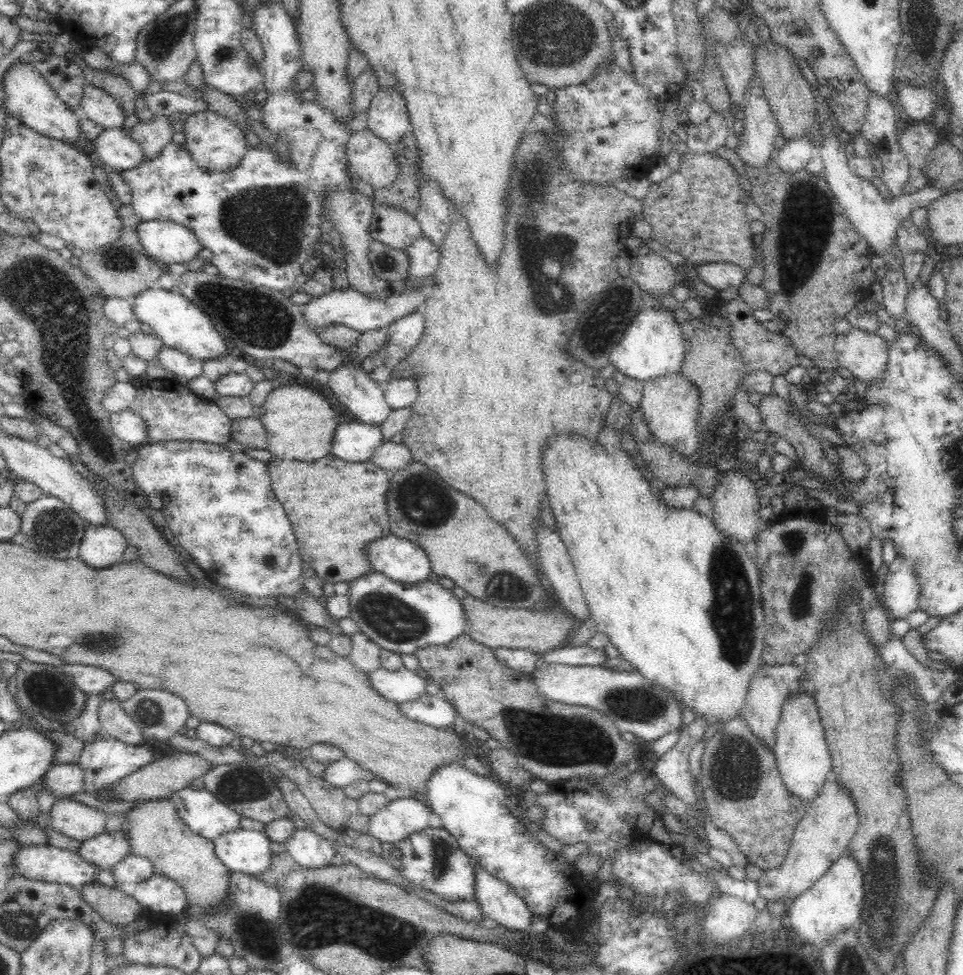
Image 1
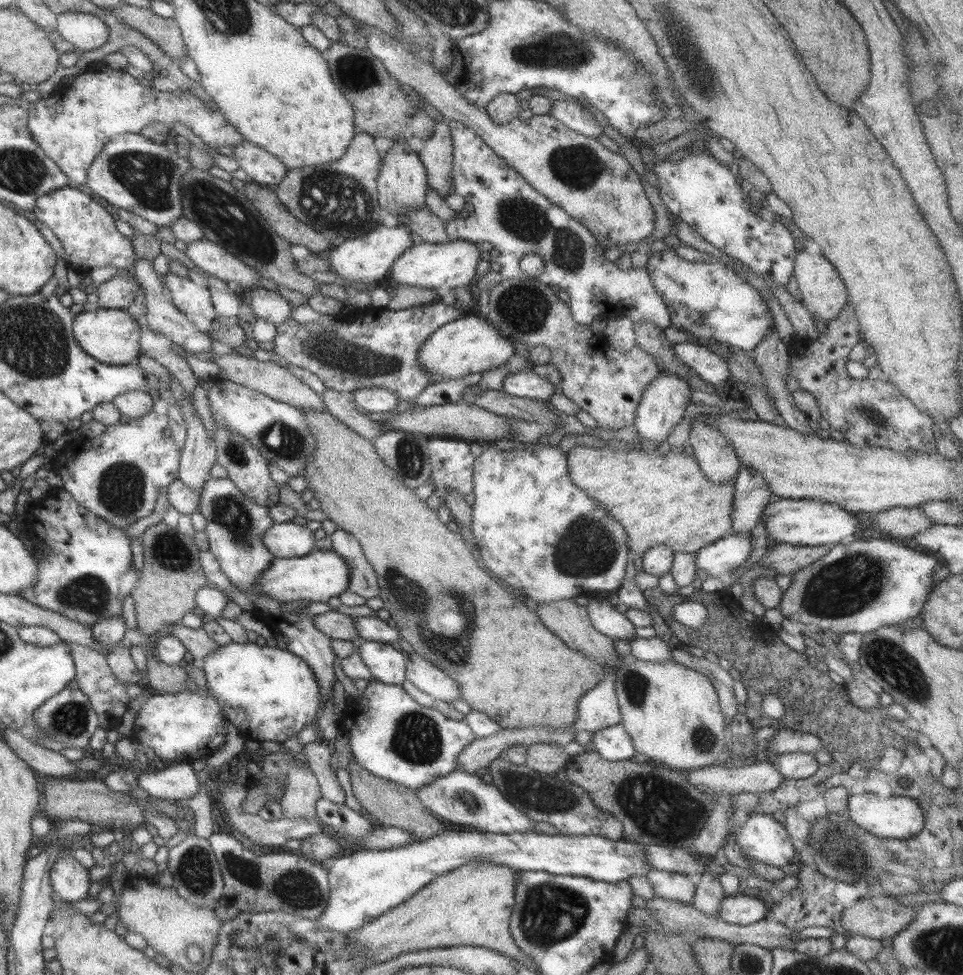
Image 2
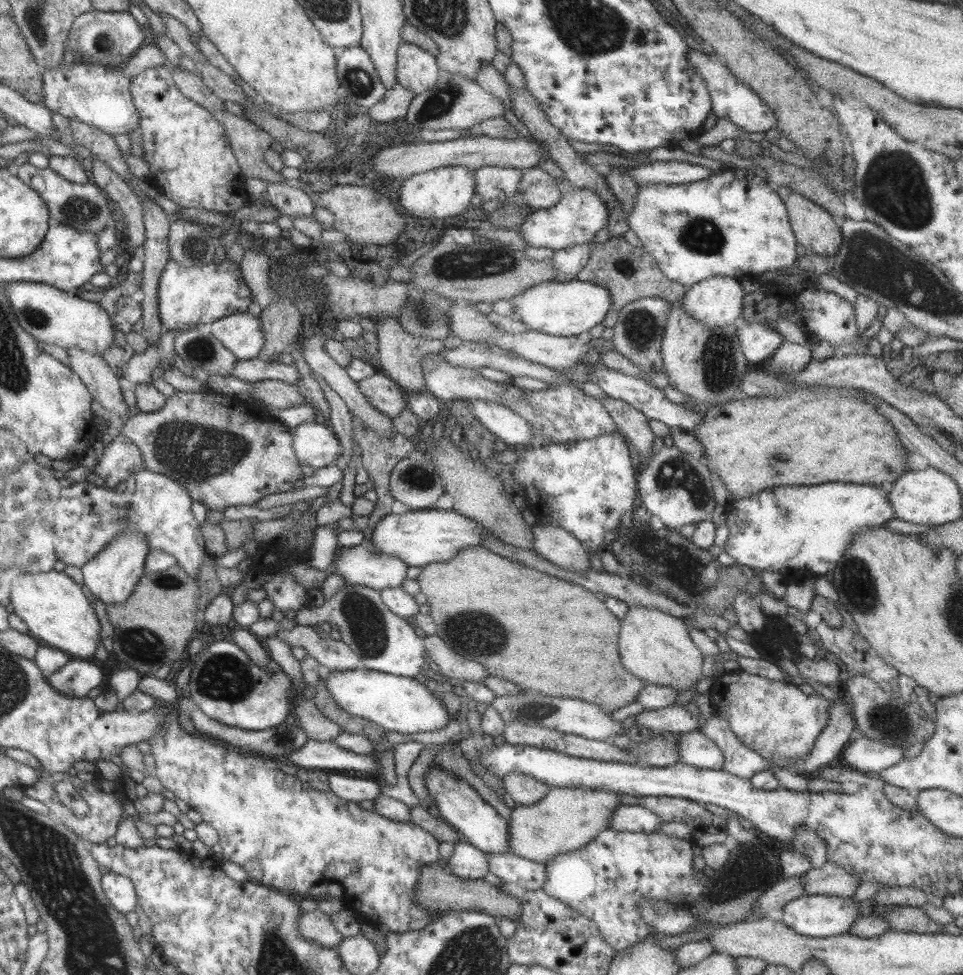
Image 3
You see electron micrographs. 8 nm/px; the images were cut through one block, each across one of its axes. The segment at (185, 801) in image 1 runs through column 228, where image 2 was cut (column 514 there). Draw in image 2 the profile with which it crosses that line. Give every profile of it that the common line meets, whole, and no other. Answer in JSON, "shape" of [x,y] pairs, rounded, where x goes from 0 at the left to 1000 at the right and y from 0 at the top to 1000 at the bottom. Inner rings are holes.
{"shape":[[[474,789],[463,796],[438,805],[432,811],[434,818],[444,831],[465,841],[467,845],[478,845],[488,851],[515,855],[557,852],[553,851],[553,840],[542,835],[513,804],[504,803],[493,794]]]}

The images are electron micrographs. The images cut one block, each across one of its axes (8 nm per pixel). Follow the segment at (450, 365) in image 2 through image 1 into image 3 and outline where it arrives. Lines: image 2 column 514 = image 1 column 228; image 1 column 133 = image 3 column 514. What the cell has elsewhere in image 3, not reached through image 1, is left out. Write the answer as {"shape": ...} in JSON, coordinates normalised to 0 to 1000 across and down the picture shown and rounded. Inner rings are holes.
{"shape":[[[599,285],[590,289],[565,288],[532,307],[534,321],[549,337],[580,346],[610,345],[611,339],[623,332],[636,316],[631,295]]]}

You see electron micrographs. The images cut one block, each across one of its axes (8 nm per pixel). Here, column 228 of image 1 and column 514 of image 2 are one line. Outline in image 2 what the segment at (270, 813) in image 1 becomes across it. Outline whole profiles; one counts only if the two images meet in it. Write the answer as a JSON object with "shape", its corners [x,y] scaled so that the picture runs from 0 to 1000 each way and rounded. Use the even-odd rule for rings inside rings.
{"shape":[[[515,776],[507,786],[511,804],[548,839],[559,844],[569,844],[585,856],[619,856],[631,862],[647,859],[647,845],[637,835],[621,829],[603,806],[592,802],[587,791],[565,794],[546,784],[534,784],[526,776]]]}

